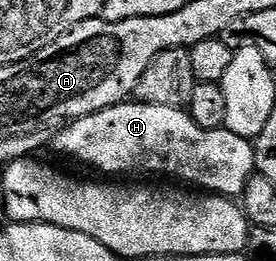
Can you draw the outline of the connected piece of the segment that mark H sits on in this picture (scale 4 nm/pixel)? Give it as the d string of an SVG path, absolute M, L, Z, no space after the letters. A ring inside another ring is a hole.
M128 100L74 119L60 130L63 131L53 138L56 152L100 170L103 176L156 174L159 178L176 178L179 181L176 183L235 200L245 192L245 184L249 184L257 170L255 148L248 139L225 128L201 128L186 109Z

